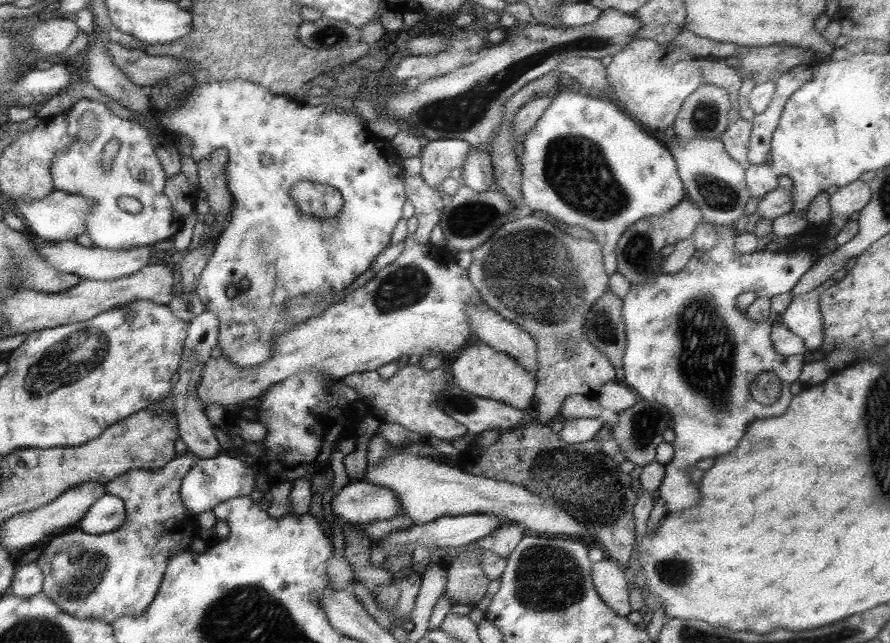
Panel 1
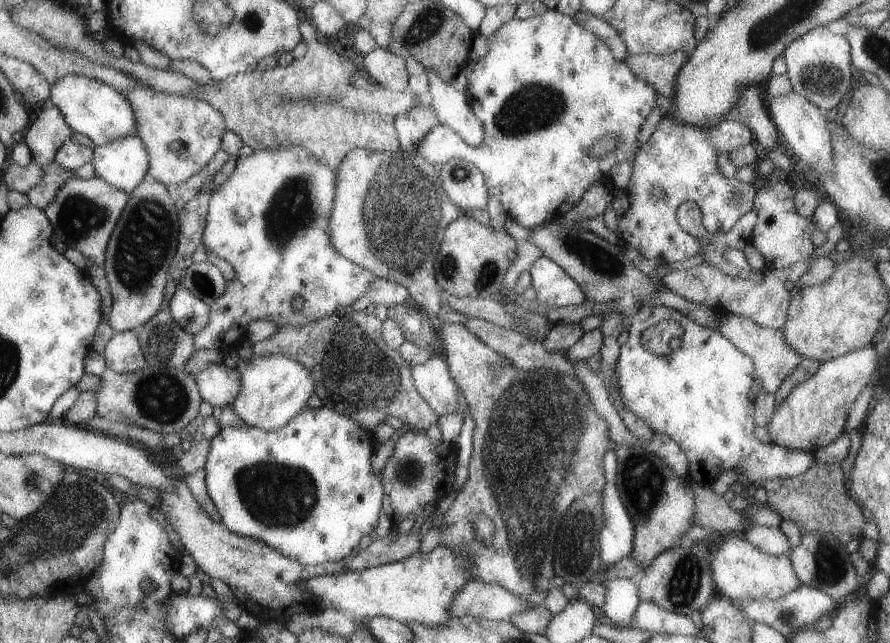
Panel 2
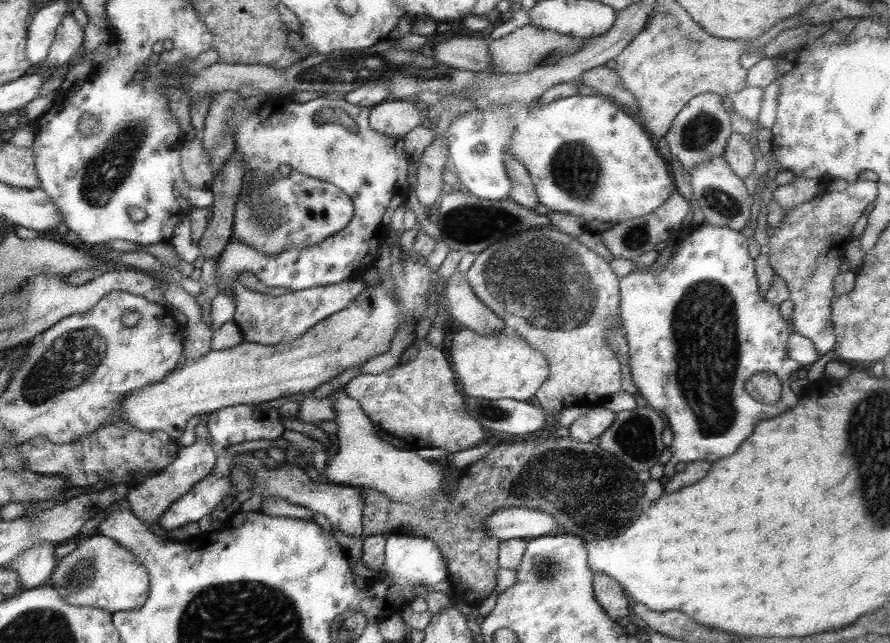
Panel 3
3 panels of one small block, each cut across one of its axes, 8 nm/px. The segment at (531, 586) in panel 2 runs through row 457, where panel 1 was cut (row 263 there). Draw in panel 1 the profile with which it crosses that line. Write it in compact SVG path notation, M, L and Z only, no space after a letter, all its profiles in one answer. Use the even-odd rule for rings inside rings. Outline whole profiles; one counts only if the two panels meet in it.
M531 215L523 217L522 219L508 221L504 226L500 226L484 244L480 244L478 248L474 248L471 253L472 262L467 269L467 274L470 282L477 288L482 301L492 308L492 310L498 312L502 318L516 323L524 332L528 332L528 334L536 340L536 364L538 364L536 376L538 376L538 381L536 381L534 397L536 396L536 402L538 402L538 421L540 423L547 424L549 421L557 420L562 403L566 397L572 395L595 396L604 384L612 383L613 380L616 380L614 365L610 363L606 355L598 350L598 348L595 348L585 337L584 320L586 312L590 312L590 306L594 306L594 300L598 300L609 288L609 276L604 268L603 252L599 242L583 239L582 237L577 238L570 230L562 231L558 227L554 227L550 221L544 221Z

